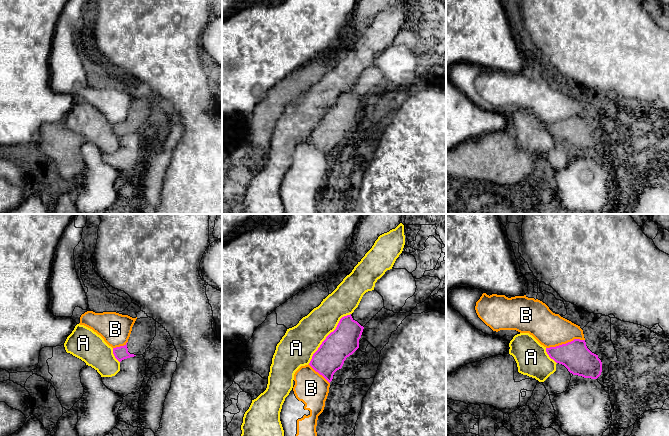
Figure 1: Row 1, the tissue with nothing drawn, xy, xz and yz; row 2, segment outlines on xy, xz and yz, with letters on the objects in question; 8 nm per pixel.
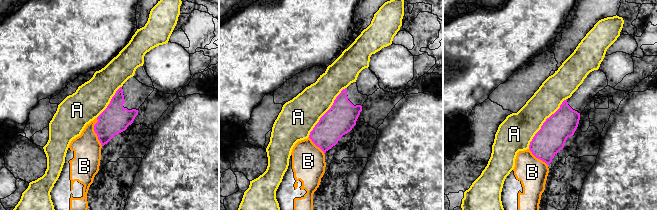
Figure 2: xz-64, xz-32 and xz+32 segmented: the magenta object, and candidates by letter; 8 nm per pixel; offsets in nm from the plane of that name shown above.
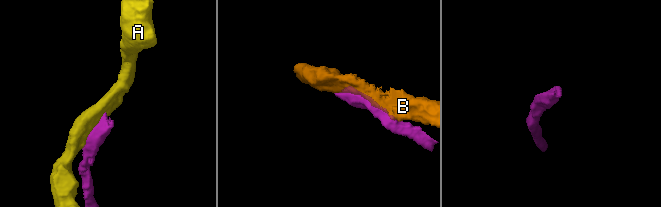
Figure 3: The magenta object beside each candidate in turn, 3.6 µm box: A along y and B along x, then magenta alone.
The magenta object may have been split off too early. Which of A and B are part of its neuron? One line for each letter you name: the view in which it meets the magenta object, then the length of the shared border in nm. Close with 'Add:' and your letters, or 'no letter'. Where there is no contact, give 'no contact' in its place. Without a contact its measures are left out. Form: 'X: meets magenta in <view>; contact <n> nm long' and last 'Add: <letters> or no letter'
Add: no letter

